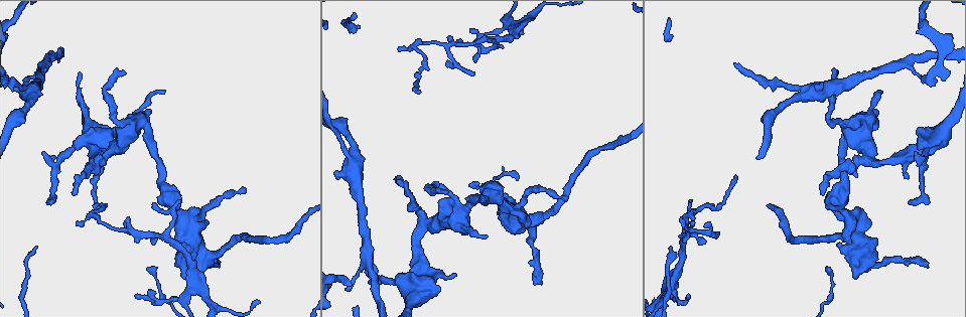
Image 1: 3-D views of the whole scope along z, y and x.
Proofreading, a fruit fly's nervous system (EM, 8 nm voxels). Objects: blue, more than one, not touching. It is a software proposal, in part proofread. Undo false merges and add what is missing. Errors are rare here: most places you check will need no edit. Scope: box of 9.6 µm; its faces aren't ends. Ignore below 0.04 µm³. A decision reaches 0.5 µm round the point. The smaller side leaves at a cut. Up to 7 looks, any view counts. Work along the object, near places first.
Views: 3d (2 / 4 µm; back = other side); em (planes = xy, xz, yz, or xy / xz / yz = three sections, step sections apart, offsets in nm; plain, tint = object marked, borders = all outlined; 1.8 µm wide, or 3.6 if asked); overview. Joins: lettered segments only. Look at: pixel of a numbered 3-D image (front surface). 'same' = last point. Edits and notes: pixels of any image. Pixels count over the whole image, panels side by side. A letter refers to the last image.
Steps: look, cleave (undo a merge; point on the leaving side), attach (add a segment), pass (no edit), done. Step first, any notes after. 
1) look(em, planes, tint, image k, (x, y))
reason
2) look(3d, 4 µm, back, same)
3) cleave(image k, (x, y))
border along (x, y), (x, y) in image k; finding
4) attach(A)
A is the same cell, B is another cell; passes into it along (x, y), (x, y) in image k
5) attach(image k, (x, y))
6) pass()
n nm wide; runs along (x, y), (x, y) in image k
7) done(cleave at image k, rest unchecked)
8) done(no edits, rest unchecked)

look(em, planes, tint, image 1, (373, 265))
branch stops here

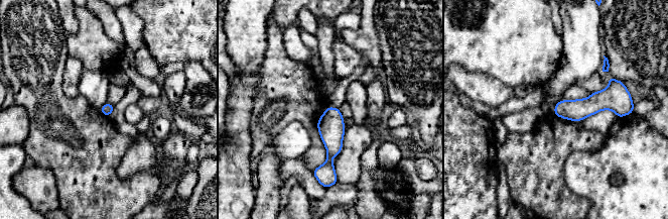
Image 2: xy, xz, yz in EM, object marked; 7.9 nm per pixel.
look(em, planes, borders, same)
what lies round it

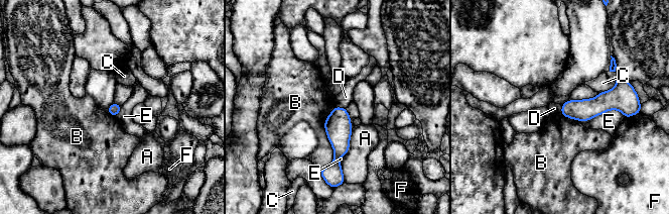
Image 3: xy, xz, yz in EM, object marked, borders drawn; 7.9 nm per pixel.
pass()
B touches over 550 nm; A, B, C, D, E and F are other cells; none of them fits

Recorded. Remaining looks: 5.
look(3d, 2 µm, image 1, (516, 28))
three arms meet

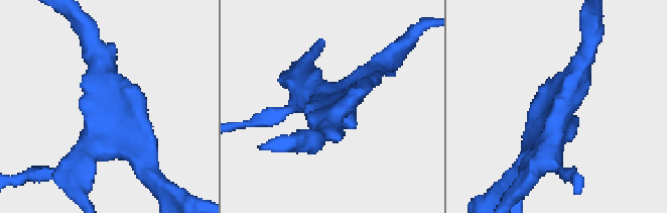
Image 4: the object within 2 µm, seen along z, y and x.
look(em, planes, borders, image 4, (329, 105))

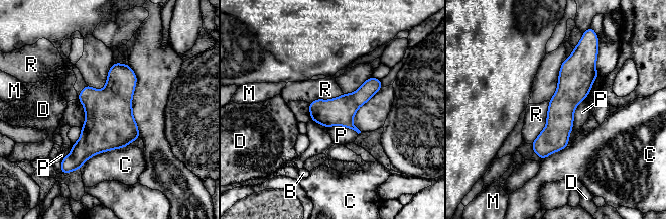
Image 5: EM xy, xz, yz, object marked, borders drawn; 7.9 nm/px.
pass()
220 nm wide; B, C, D, M, P and R are other cells; border along (549, 101), (546, 125), (531, 144) in image 5; all the same cell

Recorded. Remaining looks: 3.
look(3d, 2 µm, image 1, (449, 38))
thin end

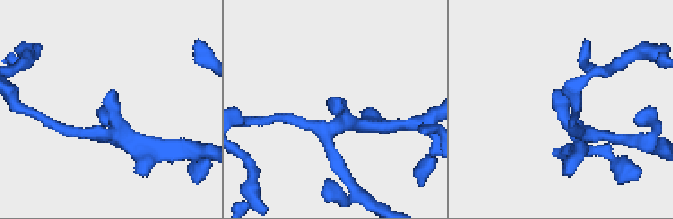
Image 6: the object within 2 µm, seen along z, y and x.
look(em, 3.6 µm, planes, borders, image 6, (112, 95))
need the tissue

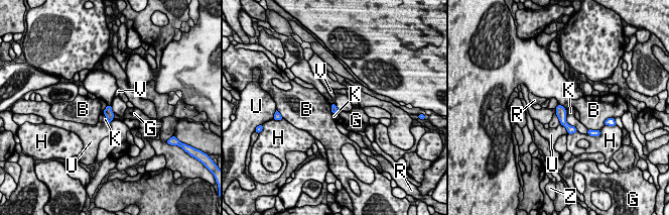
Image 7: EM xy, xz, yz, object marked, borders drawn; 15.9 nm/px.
pass()
B, G, H, K, R, U, V and Z are other cells; runs along (559, 108), (562, 121), (572, 130) in image 7; no lettered segment goes on from it

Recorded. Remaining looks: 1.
done(no edits, rest unchecked)

